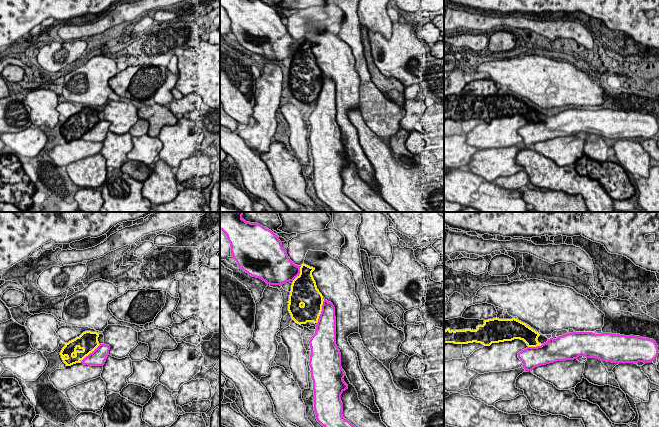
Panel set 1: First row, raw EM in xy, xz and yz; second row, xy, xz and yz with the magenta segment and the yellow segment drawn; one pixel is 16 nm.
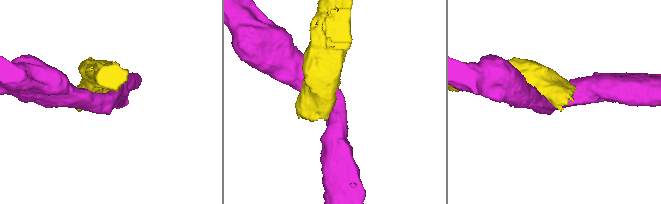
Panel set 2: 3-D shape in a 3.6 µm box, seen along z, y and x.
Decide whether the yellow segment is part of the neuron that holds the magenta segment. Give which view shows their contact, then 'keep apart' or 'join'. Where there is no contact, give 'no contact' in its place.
meets magenta in xz; keep apart

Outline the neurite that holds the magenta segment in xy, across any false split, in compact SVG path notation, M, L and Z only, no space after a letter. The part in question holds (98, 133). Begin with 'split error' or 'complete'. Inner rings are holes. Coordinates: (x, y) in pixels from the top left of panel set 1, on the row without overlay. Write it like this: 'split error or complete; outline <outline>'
complete; outline M100 120L92 129L86 132L81 139L91 142L103 142L109 131L110 122Z

